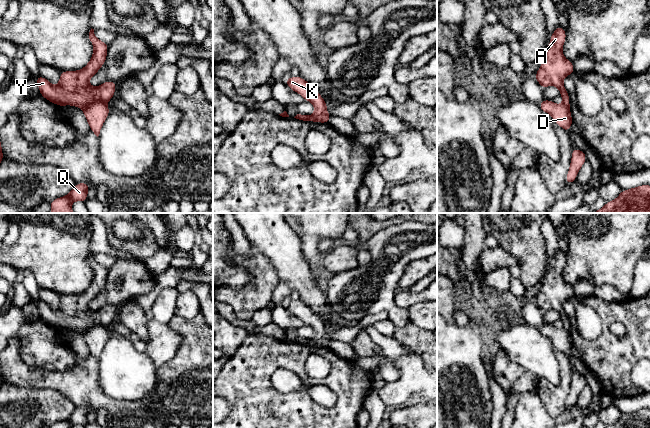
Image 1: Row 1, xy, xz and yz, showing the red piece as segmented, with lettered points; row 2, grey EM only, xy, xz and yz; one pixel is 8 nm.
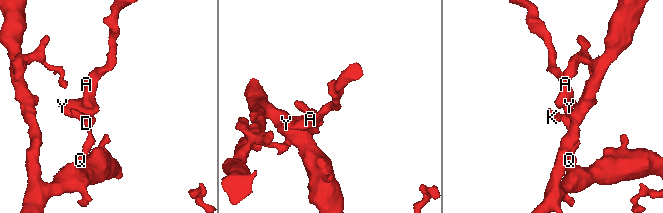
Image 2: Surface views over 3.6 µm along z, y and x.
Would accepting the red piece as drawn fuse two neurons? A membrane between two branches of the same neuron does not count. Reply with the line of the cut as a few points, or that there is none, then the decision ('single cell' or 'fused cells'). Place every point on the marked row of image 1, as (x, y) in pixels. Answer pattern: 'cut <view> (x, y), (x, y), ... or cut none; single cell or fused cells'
cut xy (103, 101), (95, 101), (83, 109); fused cells

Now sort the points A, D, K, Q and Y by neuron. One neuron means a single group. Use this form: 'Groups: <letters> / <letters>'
Groups: A Y / D K Q

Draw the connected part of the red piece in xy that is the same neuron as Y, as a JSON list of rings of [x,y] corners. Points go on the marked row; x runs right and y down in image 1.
[[[92,28],[89,39],[94,52],[84,68],[77,71],[61,71],[57,86],[53,86],[48,79],[40,75],[35,77],[42,97],[61,107],[71,105],[81,109],[95,102],[108,102],[112,99],[116,82],[106,81],[99,87],[89,85],[90,78],[104,65],[109,45],[99,40]]]

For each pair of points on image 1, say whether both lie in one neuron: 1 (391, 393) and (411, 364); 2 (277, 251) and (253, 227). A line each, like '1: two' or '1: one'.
1: one
2: one

